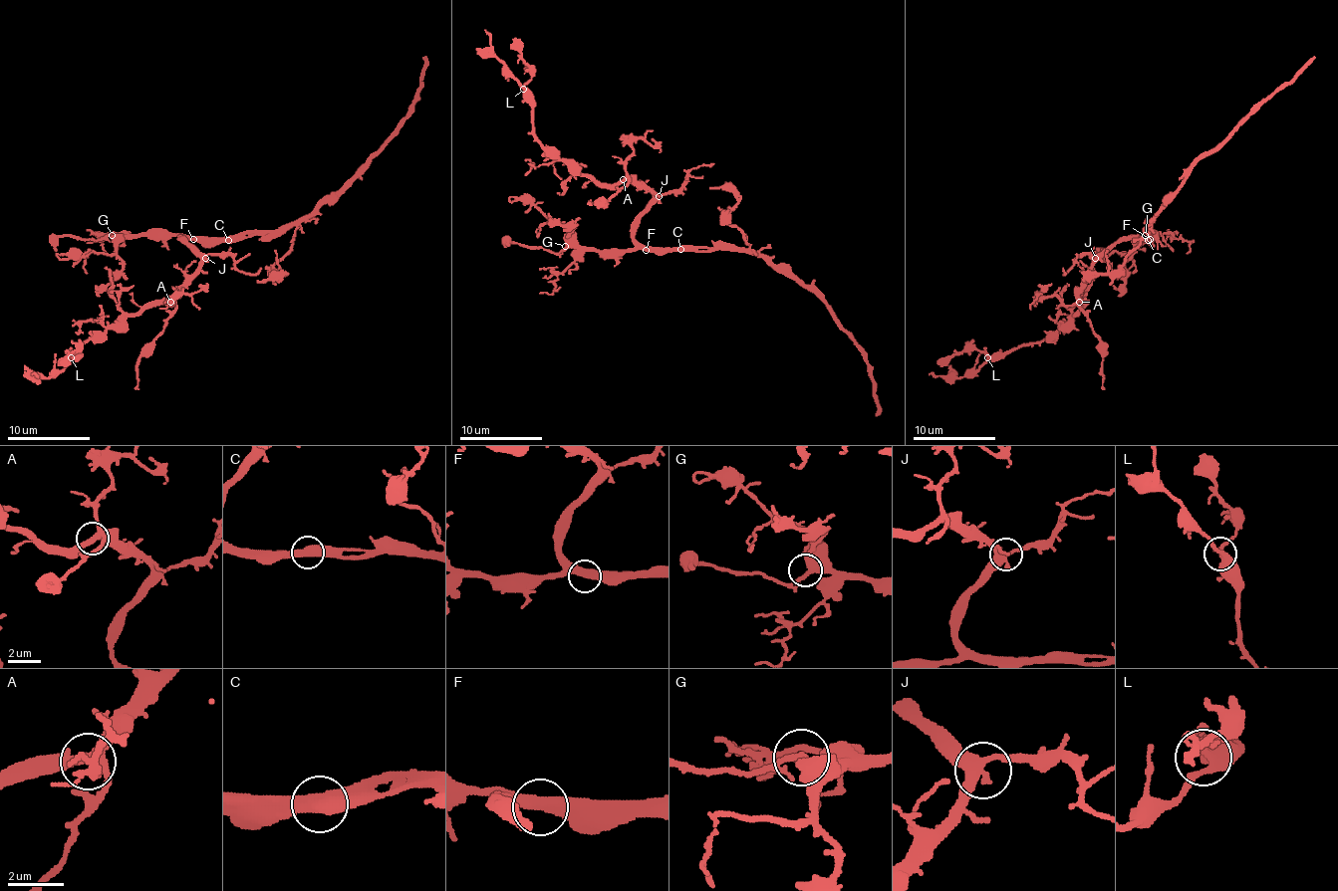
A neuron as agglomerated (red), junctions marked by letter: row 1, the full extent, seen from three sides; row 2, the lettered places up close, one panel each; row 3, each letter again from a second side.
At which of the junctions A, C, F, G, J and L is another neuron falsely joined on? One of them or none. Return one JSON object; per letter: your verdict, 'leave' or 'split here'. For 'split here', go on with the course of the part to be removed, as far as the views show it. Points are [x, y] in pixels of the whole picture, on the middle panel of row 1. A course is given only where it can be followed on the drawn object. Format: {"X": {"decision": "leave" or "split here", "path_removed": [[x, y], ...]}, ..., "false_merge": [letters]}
{"A": {"decision": "leave"}, "C": {"decision": "leave"}, "F": {"decision": "leave"}, "G": {"decision": "leave"}, "J": {"decision": "leave"}, "L": {"decision": "leave"}, "false_merge": []}

